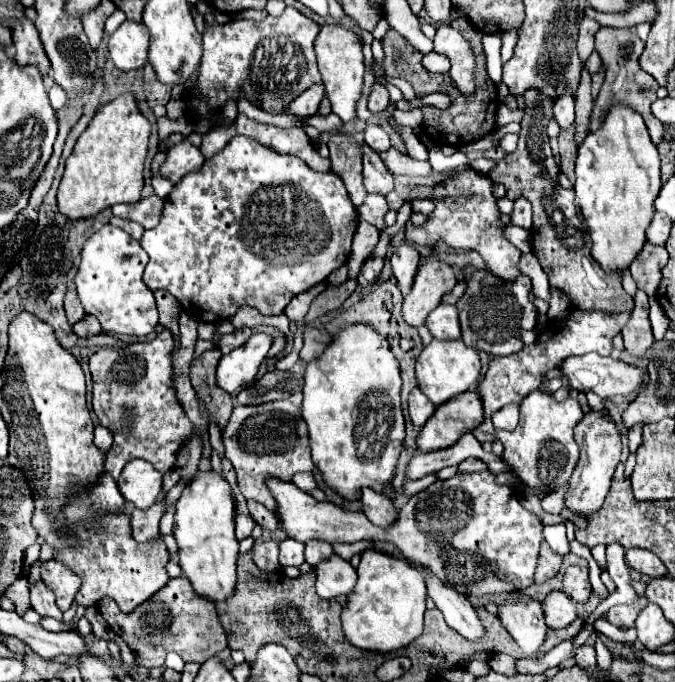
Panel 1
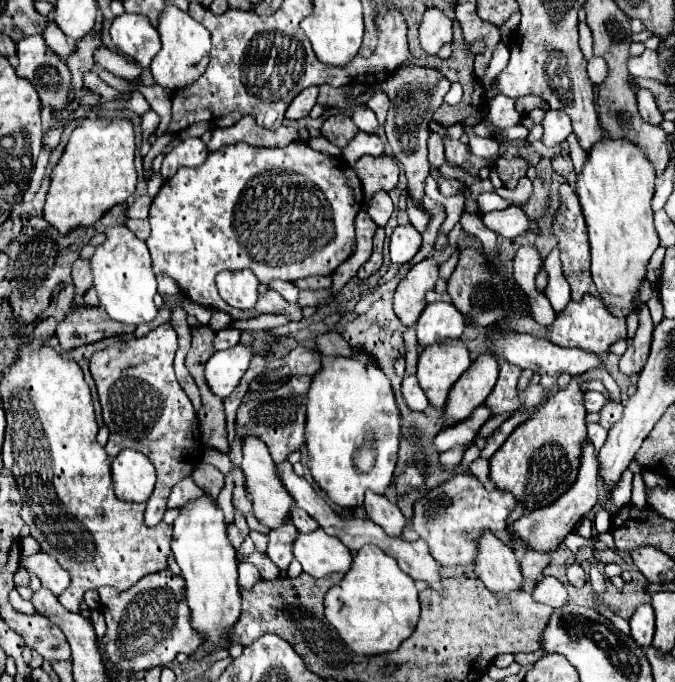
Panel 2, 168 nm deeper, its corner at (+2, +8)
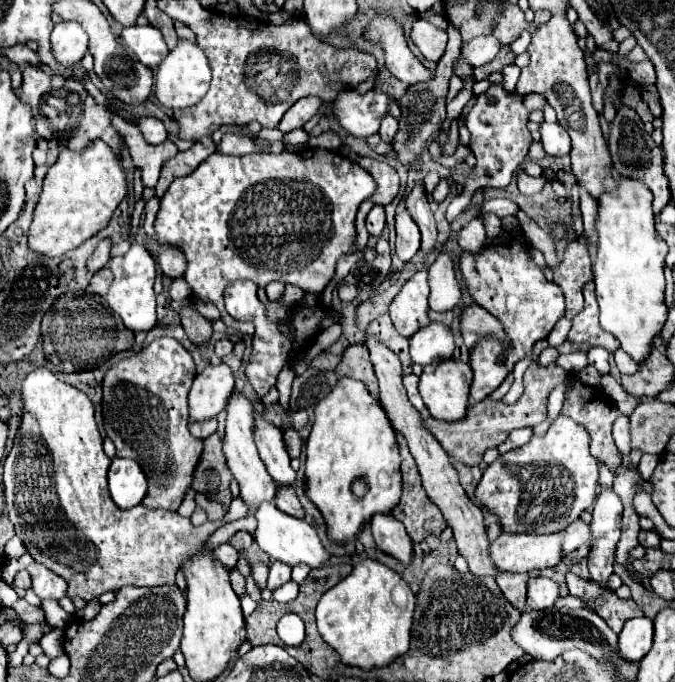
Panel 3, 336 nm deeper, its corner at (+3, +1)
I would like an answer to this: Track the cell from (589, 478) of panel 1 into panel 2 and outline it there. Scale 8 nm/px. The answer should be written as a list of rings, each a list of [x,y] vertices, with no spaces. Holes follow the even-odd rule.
[[[585,440],[581,444],[581,466],[579,466],[579,472],[577,472],[577,480],[571,484],[571,488],[561,494],[555,502],[547,504],[547,506],[541,506],[525,516],[521,516],[519,520],[515,520],[511,526],[509,526],[509,532],[521,536],[521,540],[525,540],[533,550],[539,550],[539,552],[553,552],[557,550],[559,542],[577,526],[577,522],[589,514],[595,504],[597,504],[597,498],[599,498],[599,470],[601,470],[601,464],[599,464],[599,458],[597,458],[597,450],[593,446],[593,442]]]

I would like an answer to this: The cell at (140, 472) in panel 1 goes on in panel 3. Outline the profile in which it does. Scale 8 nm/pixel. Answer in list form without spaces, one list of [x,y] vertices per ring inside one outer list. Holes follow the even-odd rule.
[[[114,457],[108,469],[108,485],[112,501],[120,509],[136,507],[146,495],[146,477],[134,459]]]

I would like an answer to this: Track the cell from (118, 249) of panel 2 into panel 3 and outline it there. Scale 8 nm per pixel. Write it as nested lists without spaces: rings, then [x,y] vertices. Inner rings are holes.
[[[138,243],[132,245],[132,249],[122,257],[112,257],[108,267],[114,273],[114,281],[108,289],[106,301],[114,313],[118,313],[124,321],[124,325],[132,331],[150,331],[156,327],[156,293],[154,293],[154,281],[156,281],[156,265],[152,255],[140,247]]]

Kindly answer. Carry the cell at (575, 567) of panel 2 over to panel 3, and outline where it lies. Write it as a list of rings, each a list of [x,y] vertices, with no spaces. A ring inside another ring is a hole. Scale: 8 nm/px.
[[[572,573],[566,575],[566,585],[570,595],[580,597],[588,609],[596,611],[608,627],[612,627],[612,631],[620,633],[624,623],[632,617],[642,617],[642,609],[632,601],[632,599],[618,599],[614,591],[608,591],[604,587],[600,587],[594,581],[586,581],[580,579]]]

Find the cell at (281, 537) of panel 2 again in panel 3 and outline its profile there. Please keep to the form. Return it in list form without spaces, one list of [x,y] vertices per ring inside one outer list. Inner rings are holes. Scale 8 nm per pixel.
[[[276,561],[272,567],[270,567],[270,577],[268,577],[268,589],[274,591],[278,589],[280,585],[288,583],[290,581],[290,567],[286,563],[280,563]]]

